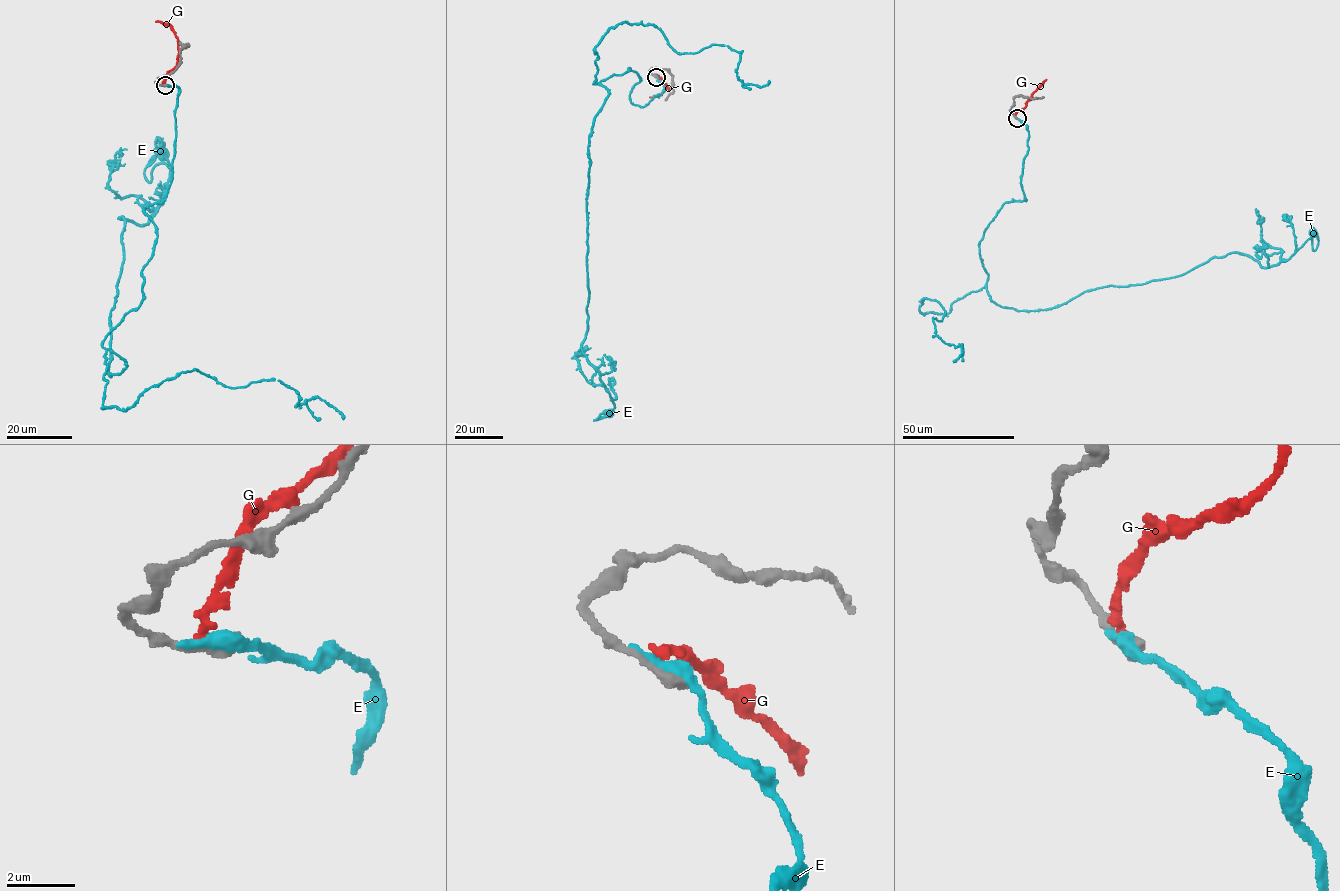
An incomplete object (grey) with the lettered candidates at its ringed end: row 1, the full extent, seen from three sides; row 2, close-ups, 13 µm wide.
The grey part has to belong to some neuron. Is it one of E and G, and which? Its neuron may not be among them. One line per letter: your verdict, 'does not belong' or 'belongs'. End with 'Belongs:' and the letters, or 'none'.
E: does not belong
G: does not belong
Belongs: none

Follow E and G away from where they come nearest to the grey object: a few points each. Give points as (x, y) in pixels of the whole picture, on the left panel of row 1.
E: (163, 85), (172, 180), (110, 376), (120, 217), (162, 203), (162, 153)
G: (163, 85), (164, 78), (176, 65), (178, 41), (168, 25), (155, 21)

